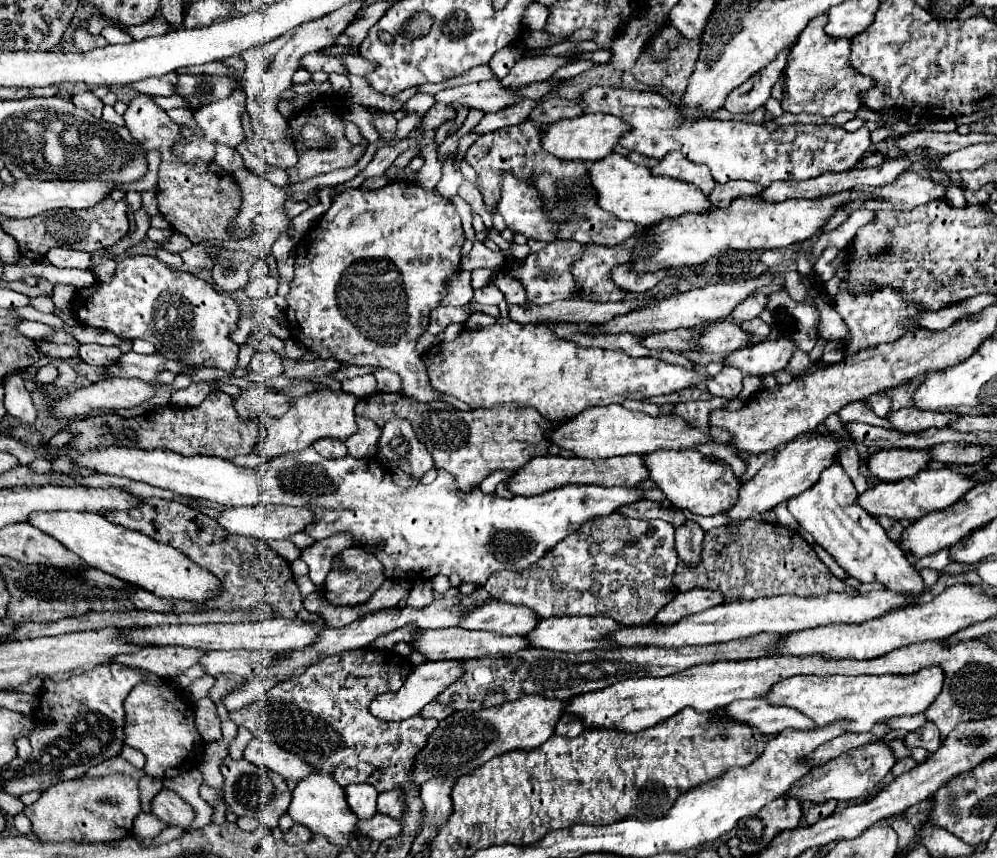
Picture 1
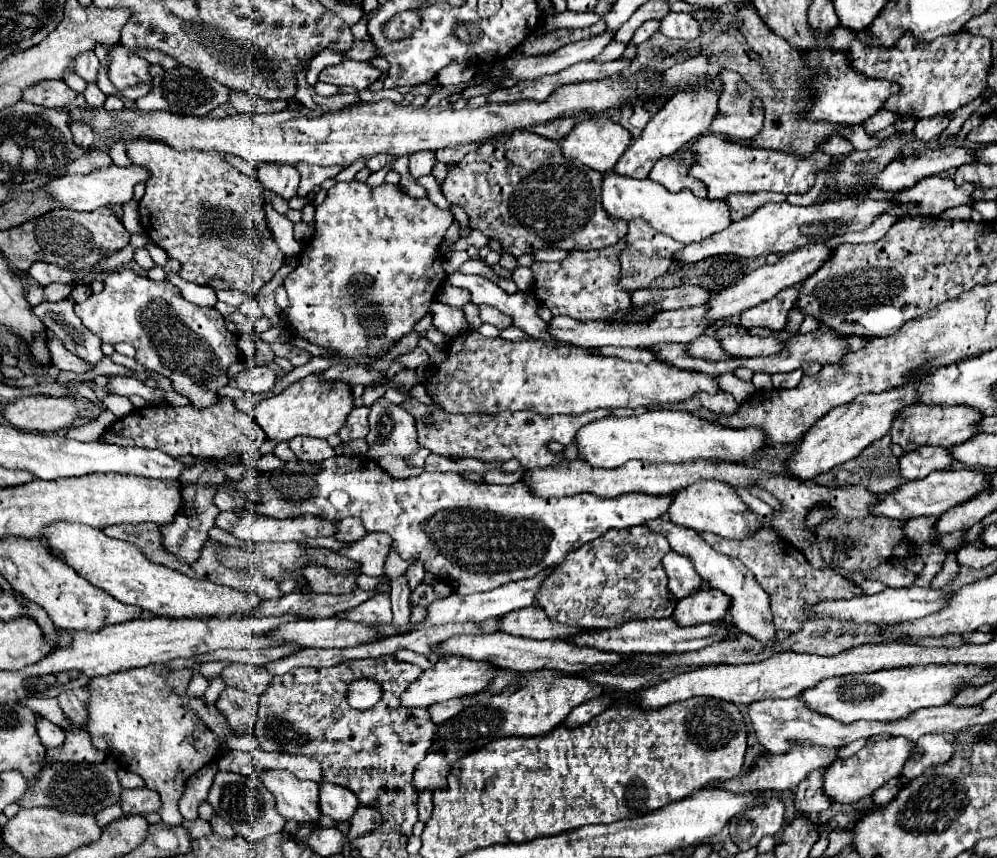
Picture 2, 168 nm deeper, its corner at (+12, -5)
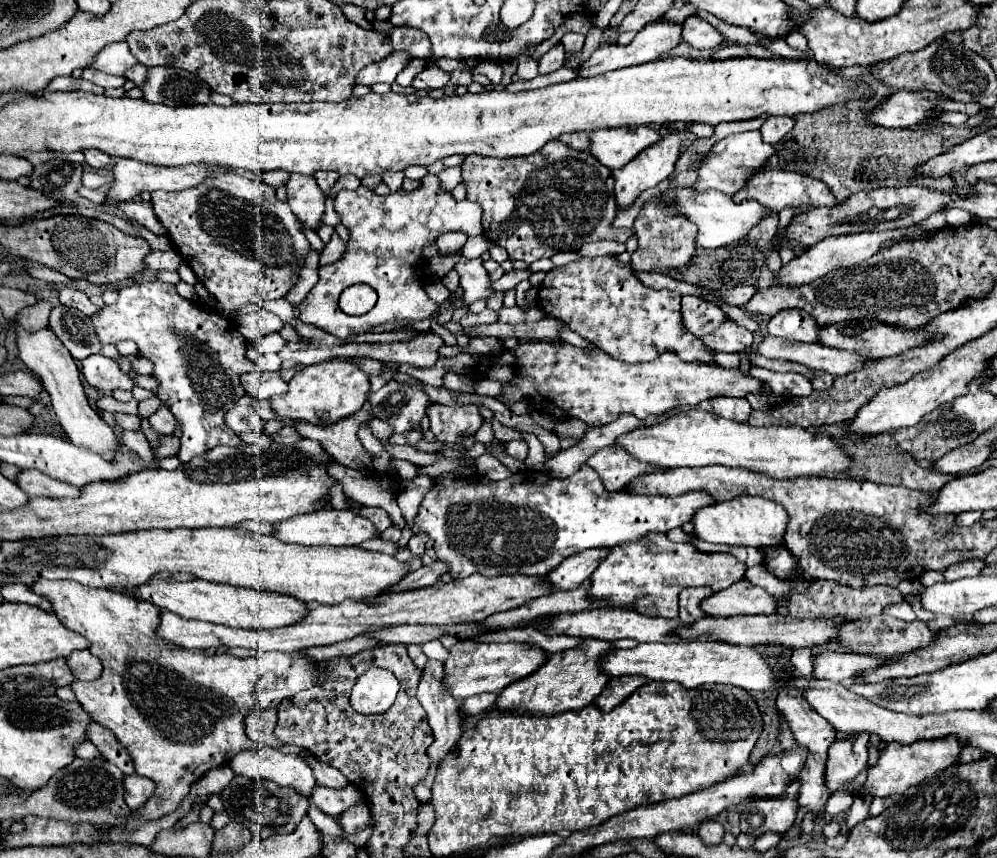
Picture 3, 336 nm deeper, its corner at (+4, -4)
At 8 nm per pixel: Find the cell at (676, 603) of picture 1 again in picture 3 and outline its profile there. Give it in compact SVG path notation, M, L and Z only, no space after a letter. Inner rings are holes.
M742 579L728 589L722 589L700 603L710 617L732 617L732 615L758 615L758 613L776 613L776 601L762 587L752 585Z

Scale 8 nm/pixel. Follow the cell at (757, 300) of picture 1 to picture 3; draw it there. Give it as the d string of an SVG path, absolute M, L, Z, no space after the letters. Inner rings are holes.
M784 309L784 311L780 311L768 319L766 331L770 335L784 337L790 341L814 343L816 333L818 333L818 325L802 309Z

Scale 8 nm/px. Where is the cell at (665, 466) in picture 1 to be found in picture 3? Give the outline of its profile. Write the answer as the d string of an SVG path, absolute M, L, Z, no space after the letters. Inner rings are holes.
M734 497L730 501L706 505L698 509L692 517L694 535L708 543L728 543L728 545L750 545L756 549L778 545L784 537L788 515L782 505L762 499L762 497Z

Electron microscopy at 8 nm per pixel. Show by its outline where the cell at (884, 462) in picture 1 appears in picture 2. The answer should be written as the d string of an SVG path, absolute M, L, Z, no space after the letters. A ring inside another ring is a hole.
M920 446L920 450L912 450L900 458L900 472L908 480L920 480L934 470L948 470L952 464L950 448Z

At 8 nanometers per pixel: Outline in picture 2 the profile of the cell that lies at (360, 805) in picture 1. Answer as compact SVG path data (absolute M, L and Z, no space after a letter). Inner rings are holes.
M324 782L320 784L320 812L334 822L346 822L358 808L358 798L348 788Z

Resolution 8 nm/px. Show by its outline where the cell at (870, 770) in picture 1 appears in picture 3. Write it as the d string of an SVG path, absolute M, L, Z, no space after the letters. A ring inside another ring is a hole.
M942 737L942 739L932 739L932 741L920 739L910 745L900 745L896 741L888 743L882 749L878 763L868 767L868 777L866 777L866 783L862 785L862 789L866 789L868 795L872 795L872 797L888 797L888 795L904 793L910 787L918 785L922 779L932 777L934 773L938 773L940 769L946 769L948 765L954 765L960 749L962 749L962 745L956 743L954 737Z

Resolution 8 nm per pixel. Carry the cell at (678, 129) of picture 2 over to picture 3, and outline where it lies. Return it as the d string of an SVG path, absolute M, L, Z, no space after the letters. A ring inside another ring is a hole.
M664 129L660 141L656 141L654 145L650 145L648 149L644 149L644 153L640 153L638 157L634 157L628 165L612 171L614 173L614 179L616 179L616 185L614 185L614 193L616 193L616 201L618 201L618 209L624 209L628 205L632 205L632 201L646 189L650 187L656 187L662 179L670 177L672 171L674 171L674 165L680 157L680 151L682 151L682 145L684 141L680 139L680 135L672 129Z

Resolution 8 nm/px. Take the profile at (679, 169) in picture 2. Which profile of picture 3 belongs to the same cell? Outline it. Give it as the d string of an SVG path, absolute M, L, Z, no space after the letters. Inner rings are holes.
M746 131L746 133L736 133L736 135L730 135L722 141L718 141L708 157L704 157L698 167L696 167L696 173L698 173L698 179L694 183L694 189L718 189L726 195L732 195L734 191L738 191L748 173L760 169L766 165L766 159L774 153L774 145L768 145L762 141L760 137L760 131Z

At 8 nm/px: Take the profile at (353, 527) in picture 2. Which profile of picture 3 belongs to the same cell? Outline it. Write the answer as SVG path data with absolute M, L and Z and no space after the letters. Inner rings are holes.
M364 507L364 509L360 511L360 515L368 517L368 519L376 525L378 533L384 533L384 531L390 527L390 523L392 523L390 517L388 517L388 513L382 511L382 509L378 509L378 507Z

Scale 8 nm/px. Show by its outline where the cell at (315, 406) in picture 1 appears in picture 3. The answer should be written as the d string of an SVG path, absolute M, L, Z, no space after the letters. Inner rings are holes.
M334 359L334 361L310 365L302 371L298 371L288 383L288 393L272 397L270 403L272 403L272 411L278 417L300 421L300 423L306 421L312 425L320 423L320 427L326 427L326 425L336 423L342 417L348 417L348 415L360 411L364 401L368 399L368 391L370 391L368 375L362 373L358 369L358 365L354 365L350 361Z

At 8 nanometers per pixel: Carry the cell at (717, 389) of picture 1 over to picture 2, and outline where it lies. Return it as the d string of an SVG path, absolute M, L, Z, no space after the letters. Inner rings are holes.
M702 392L702 394L700 394L700 400L702 400L702 406L708 408L710 412L714 412L714 414L724 414L724 416L728 416L728 414L734 414L736 408L738 408L734 396L728 394L728 392L718 392L718 394L714 394L714 396Z

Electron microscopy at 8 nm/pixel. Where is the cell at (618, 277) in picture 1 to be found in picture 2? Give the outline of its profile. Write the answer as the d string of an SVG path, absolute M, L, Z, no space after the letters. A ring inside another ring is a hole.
M636 218L636 220L628 222L628 236L626 238L628 238L628 246L620 254L620 262L622 262L620 286L624 290L648 288L658 276L662 276L670 268L670 264L674 260L674 254L684 248L674 238L670 238L666 234L660 234L658 230L652 230L652 226L648 226L648 222L644 222L642 218Z

